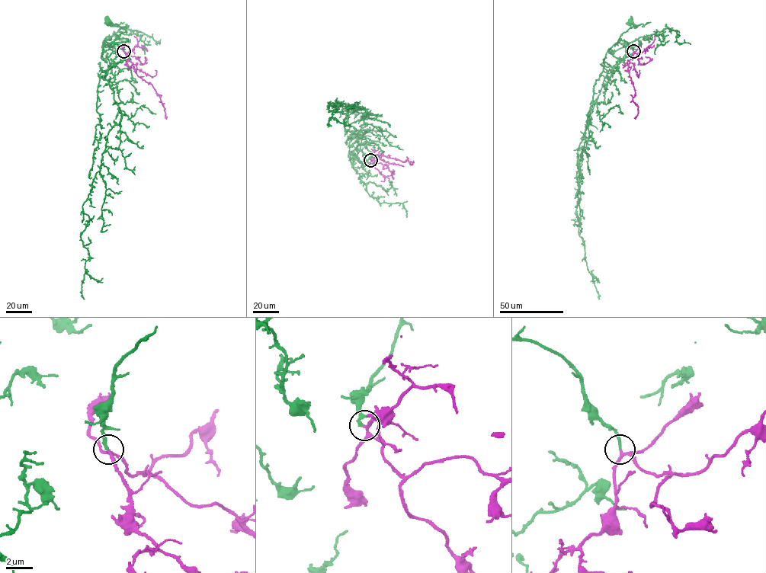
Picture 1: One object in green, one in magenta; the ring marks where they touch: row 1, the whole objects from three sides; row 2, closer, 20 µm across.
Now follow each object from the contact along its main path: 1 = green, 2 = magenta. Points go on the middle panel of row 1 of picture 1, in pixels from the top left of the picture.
1: (370, 160), (374, 150), (373, 145), (360, 144), (372, 152), (366, 160), (360, 161), (354, 157)
2: (370, 160), (382, 154), (401, 161), (408, 159), (411, 164), (413, 161)

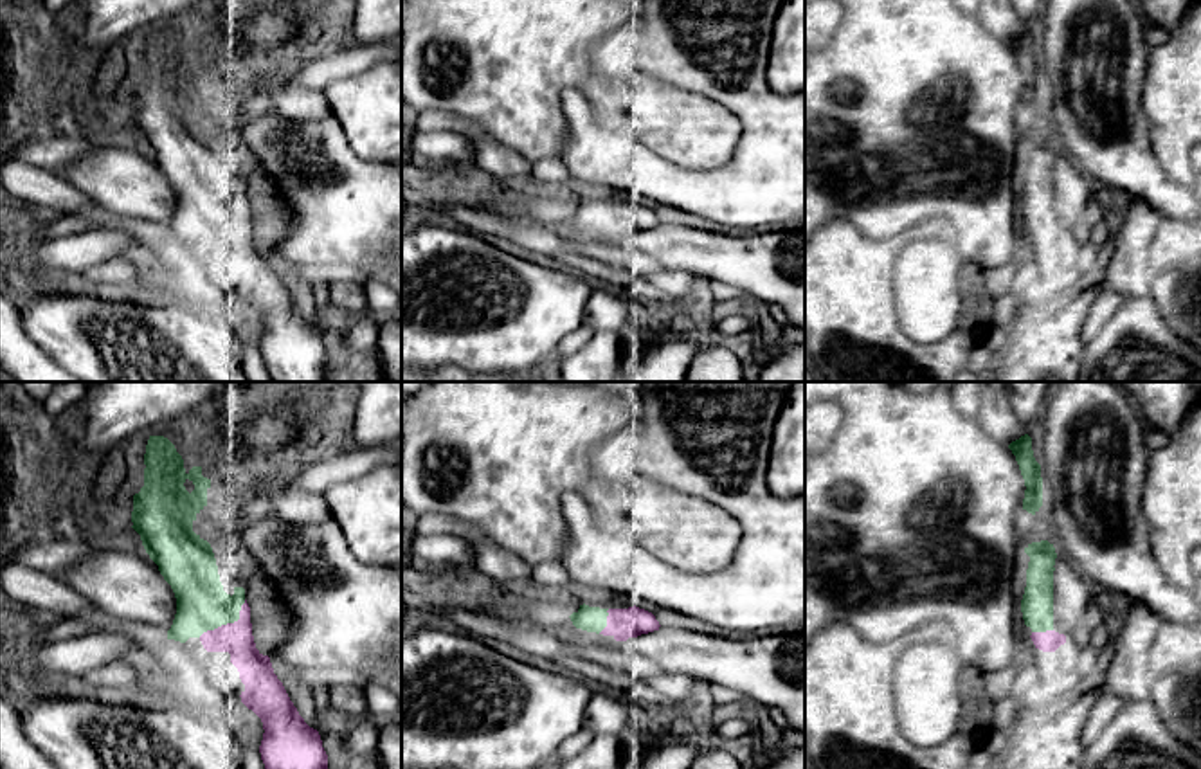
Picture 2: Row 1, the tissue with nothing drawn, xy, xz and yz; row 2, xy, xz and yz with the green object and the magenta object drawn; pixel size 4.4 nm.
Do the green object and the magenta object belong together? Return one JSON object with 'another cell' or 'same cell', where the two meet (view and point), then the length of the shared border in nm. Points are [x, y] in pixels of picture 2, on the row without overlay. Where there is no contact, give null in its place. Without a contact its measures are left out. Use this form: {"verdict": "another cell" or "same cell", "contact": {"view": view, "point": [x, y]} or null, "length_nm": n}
{"verdict": "same cell", "contact": {"view": "xy", "point": [227, 218]}, "length_nm": 280}

